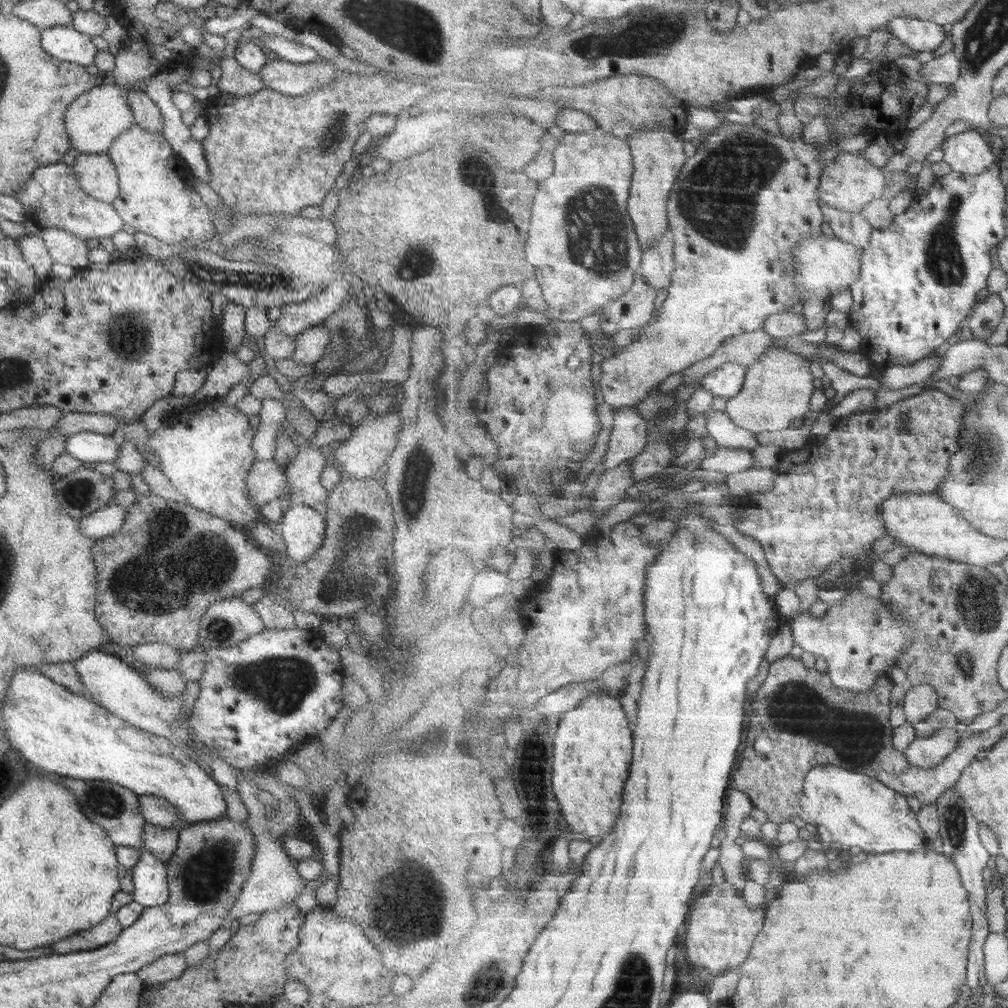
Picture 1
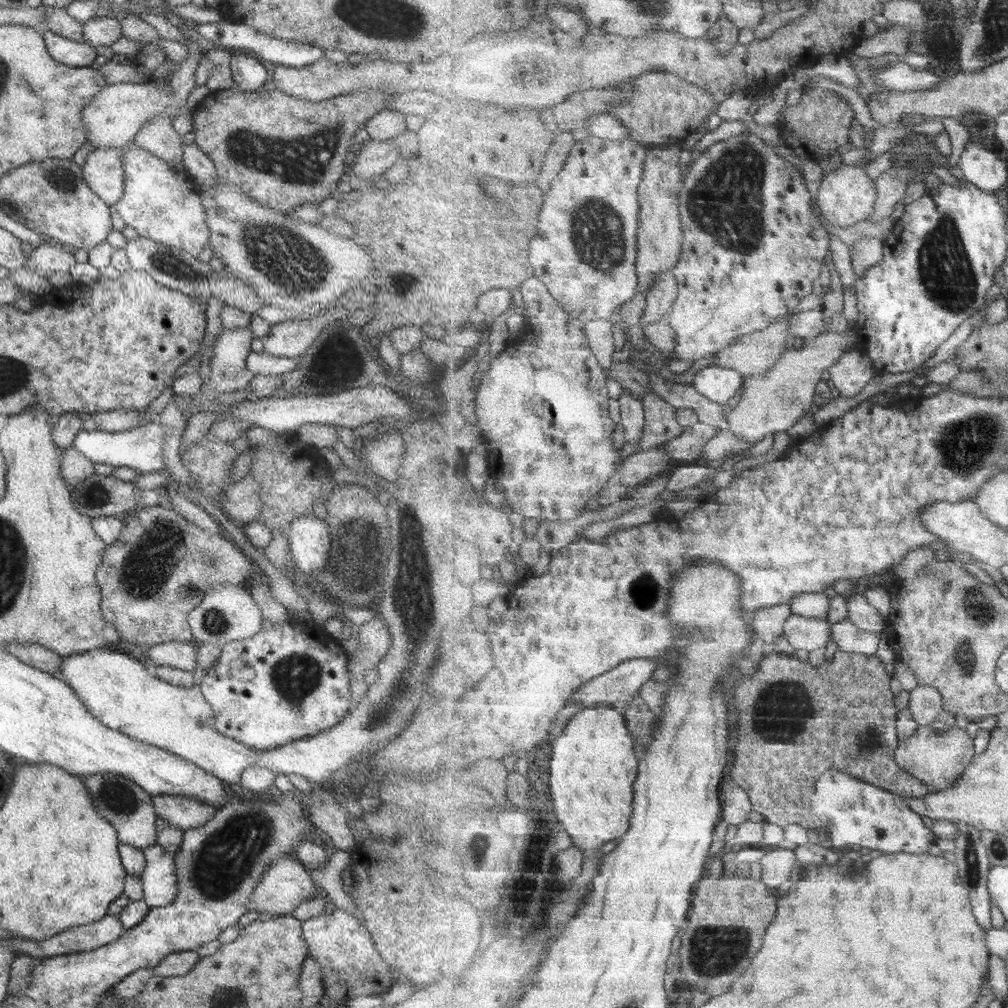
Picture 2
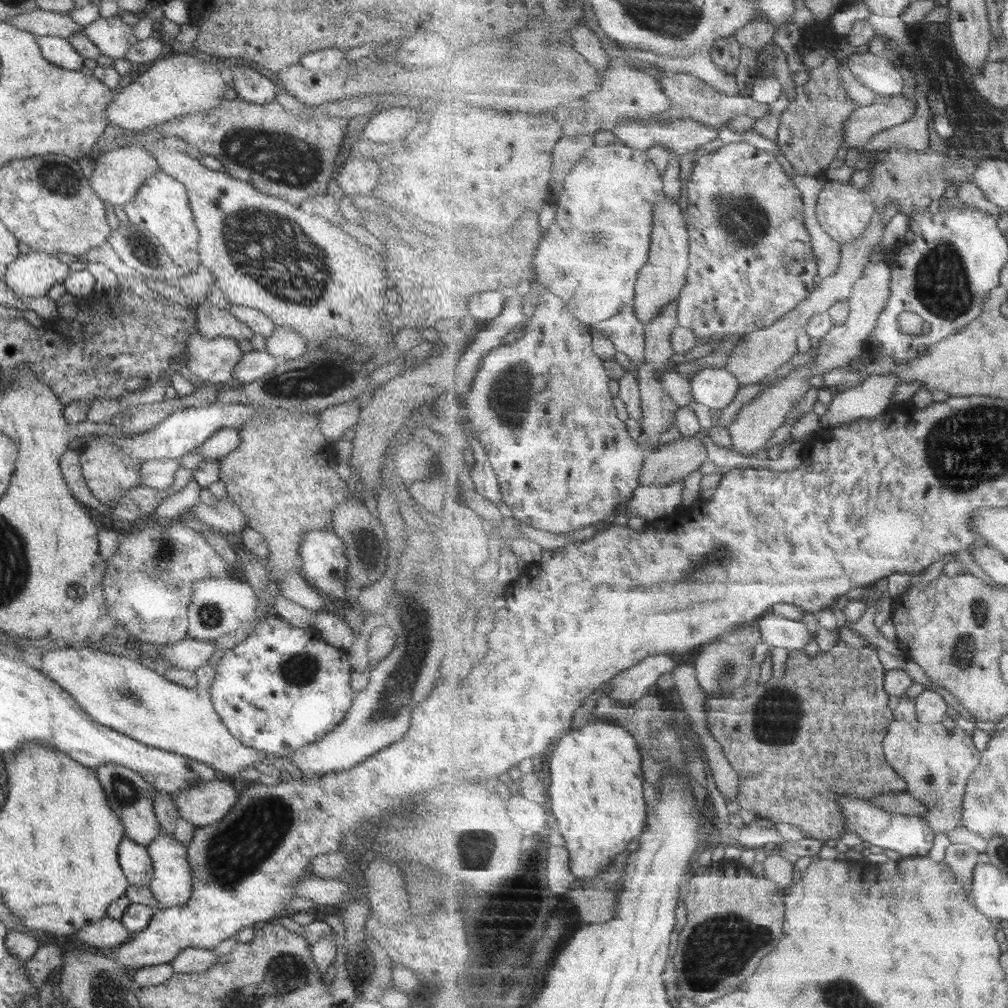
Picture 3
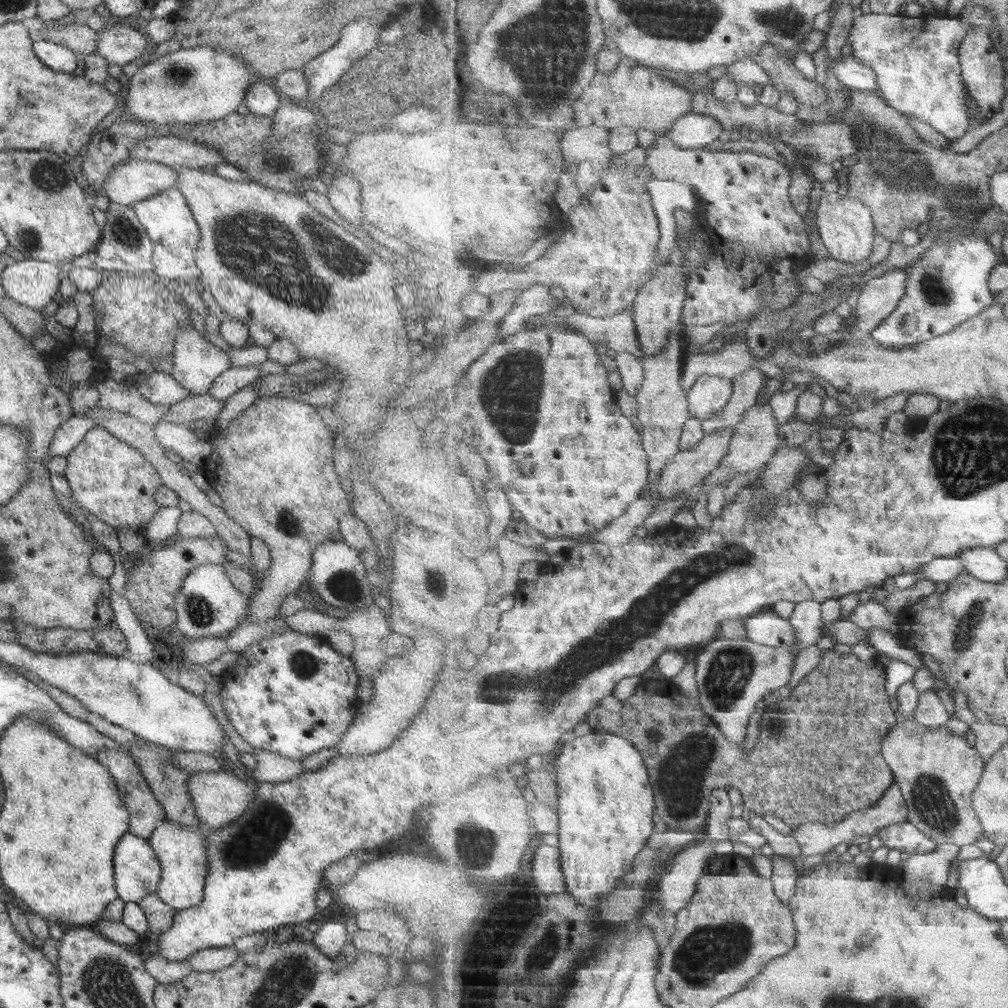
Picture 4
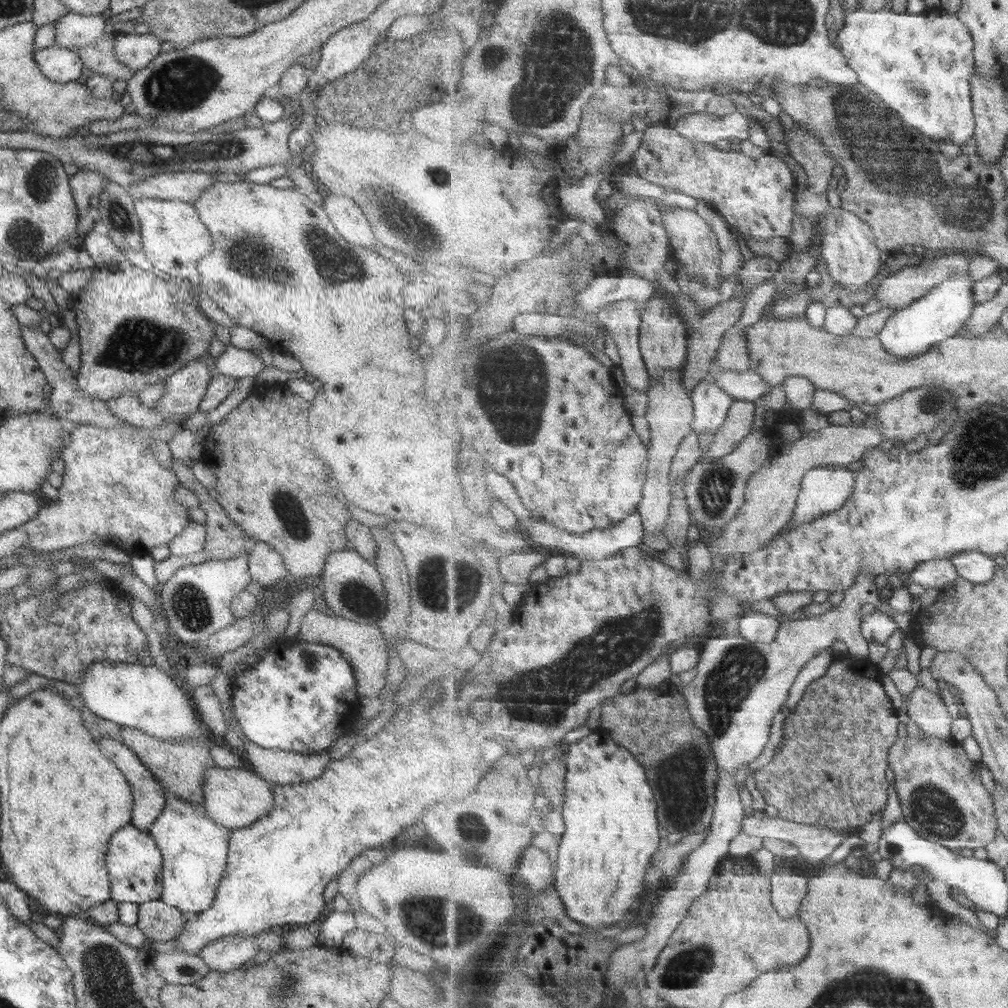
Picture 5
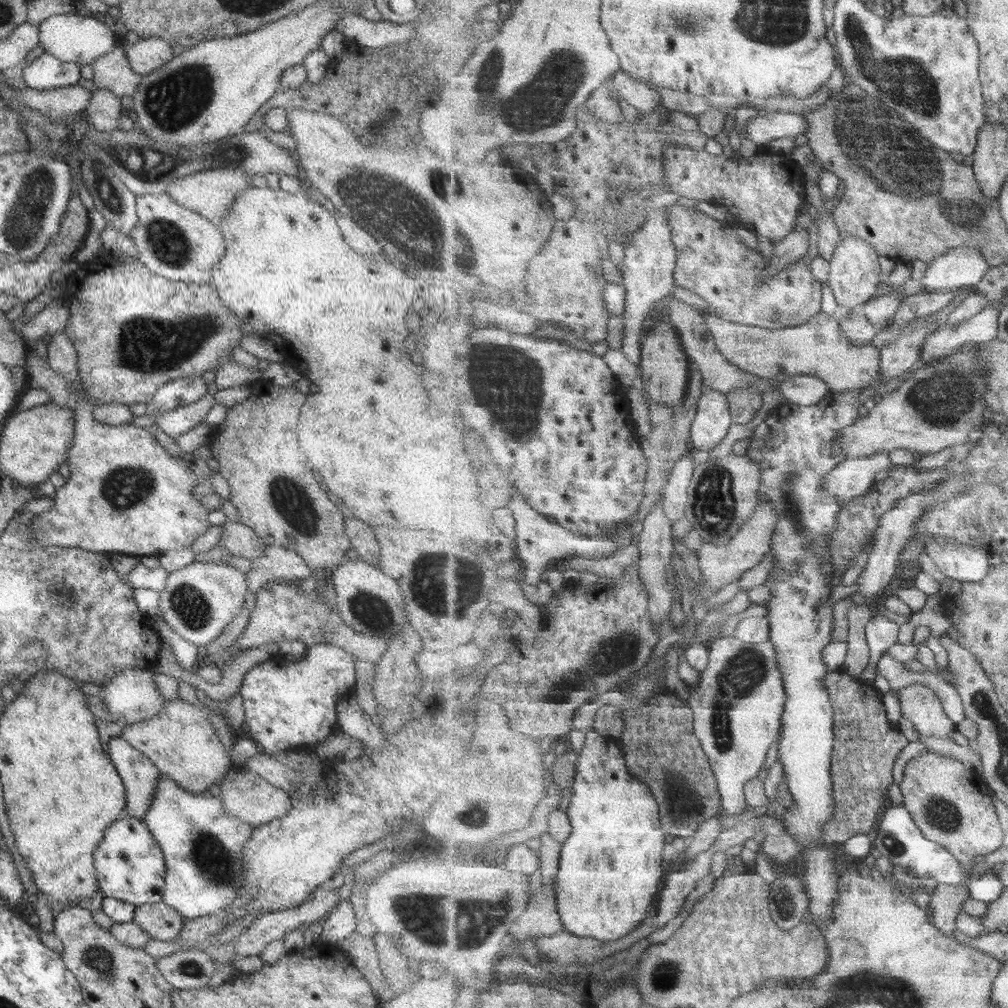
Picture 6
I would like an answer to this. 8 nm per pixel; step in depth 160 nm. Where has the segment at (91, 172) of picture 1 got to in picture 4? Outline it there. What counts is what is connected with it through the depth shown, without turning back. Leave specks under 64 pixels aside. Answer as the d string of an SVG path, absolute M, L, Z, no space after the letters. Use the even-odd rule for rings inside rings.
M132 158L114 166L102 186L103 196L123 206L132 206L167 188L176 188L178 172L158 162Z

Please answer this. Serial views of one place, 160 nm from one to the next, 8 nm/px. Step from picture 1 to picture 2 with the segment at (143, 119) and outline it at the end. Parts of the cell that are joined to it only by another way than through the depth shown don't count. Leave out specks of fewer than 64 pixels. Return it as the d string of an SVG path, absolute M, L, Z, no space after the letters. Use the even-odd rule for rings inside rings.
M162 112L150 118L139 128L133 143L149 154L160 158L175 171L186 174L181 160L182 139L174 131L168 113Z

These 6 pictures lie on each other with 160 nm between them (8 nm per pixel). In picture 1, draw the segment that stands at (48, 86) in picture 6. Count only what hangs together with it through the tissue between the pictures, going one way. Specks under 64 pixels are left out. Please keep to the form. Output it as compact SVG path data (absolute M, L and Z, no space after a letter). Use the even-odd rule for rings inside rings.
M51 26L40 31L41 48L57 60L75 65L93 64L97 50L86 34L70 26Z

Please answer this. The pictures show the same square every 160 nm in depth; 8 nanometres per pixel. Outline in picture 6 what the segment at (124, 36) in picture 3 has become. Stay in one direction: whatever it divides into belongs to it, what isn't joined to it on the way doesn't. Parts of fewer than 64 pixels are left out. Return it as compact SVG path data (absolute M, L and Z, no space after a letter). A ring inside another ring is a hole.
M140 38L135 44L125 47L125 54L131 71L143 76L161 69L166 62L173 58L171 45L160 38Z

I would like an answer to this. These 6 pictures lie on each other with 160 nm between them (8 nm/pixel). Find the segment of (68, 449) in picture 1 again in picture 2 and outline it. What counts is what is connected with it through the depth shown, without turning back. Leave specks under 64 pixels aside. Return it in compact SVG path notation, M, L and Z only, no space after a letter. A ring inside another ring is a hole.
M157 420L141 424L123 432L81 429L72 440L72 448L81 453L92 463L103 463L119 468L132 468L139 473L162 470L163 466L164 426Z

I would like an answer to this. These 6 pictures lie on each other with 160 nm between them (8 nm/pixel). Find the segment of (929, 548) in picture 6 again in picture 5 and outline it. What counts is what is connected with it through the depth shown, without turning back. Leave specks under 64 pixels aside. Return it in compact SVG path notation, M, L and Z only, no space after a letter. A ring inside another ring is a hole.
M979 550L955 554L950 560L956 566L961 577L977 584L989 582L996 576L995 558Z

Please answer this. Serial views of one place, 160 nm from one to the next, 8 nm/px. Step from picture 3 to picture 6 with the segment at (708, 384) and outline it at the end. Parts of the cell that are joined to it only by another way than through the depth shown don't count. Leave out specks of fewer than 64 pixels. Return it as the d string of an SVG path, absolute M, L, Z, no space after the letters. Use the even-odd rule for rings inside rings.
M704 387L692 423L691 449L710 451L729 434L732 412L727 393Z

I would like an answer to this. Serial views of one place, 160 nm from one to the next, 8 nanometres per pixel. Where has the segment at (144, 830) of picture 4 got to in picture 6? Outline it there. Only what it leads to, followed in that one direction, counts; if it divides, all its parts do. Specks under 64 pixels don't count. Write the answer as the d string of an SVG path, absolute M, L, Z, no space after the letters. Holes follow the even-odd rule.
M120 736L111 737L106 746L107 757L124 787L125 812L128 817L142 820L160 773L141 752L129 746Z

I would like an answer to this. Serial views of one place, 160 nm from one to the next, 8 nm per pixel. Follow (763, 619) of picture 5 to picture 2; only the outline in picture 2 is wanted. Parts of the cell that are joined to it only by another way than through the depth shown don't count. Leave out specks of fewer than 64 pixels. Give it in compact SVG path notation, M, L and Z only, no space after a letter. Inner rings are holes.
M792 614L784 624L784 636L794 649L811 653L817 649L825 649L827 641L832 638L832 623L825 618Z

